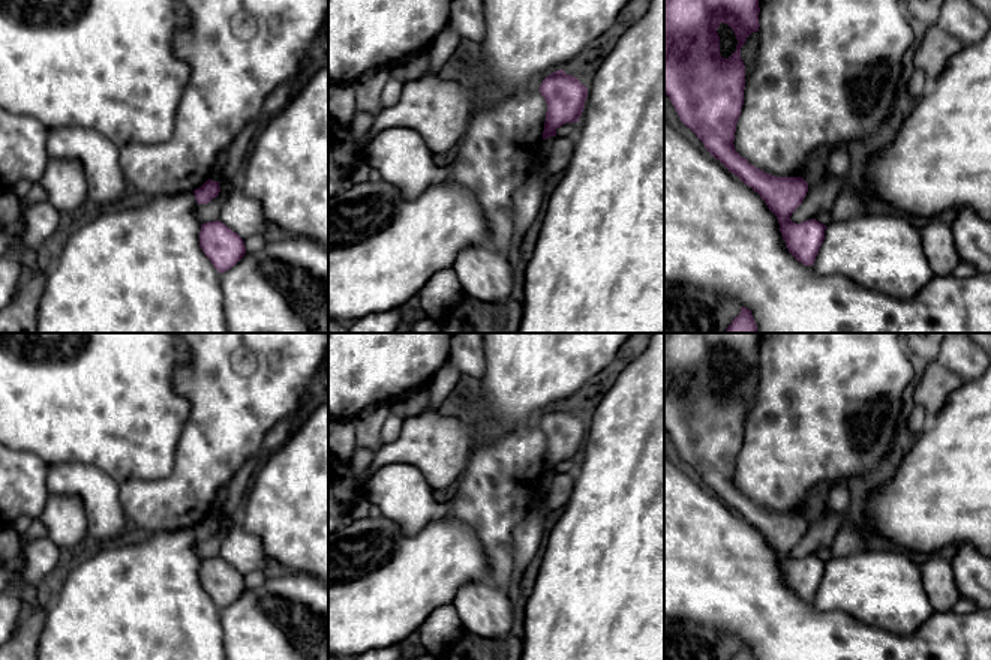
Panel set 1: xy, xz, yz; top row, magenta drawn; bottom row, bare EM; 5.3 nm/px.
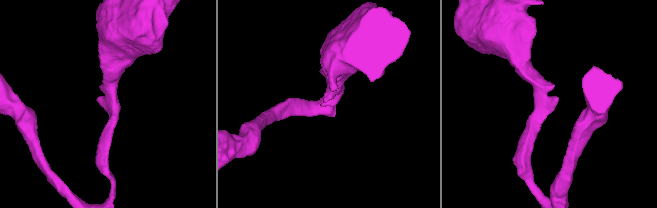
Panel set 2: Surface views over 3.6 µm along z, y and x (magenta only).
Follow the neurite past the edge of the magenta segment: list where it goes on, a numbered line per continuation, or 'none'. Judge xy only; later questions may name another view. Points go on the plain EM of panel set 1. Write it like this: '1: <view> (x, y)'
none

